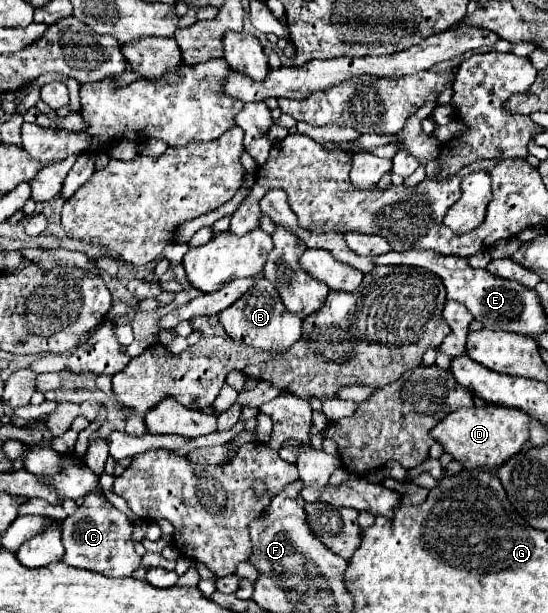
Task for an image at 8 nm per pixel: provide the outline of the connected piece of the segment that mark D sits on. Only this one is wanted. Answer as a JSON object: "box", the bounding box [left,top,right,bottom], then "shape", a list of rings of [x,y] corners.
{"box":[432,405,530,469],"shape":[[[486,405],[486,407],[472,407],[472,409],[458,409],[446,415],[432,431],[436,443],[442,445],[444,453],[452,459],[460,461],[466,469],[496,469],[504,465],[510,457],[522,451],[524,443],[530,439],[528,433],[530,419],[522,411],[512,411],[508,407]]]}

